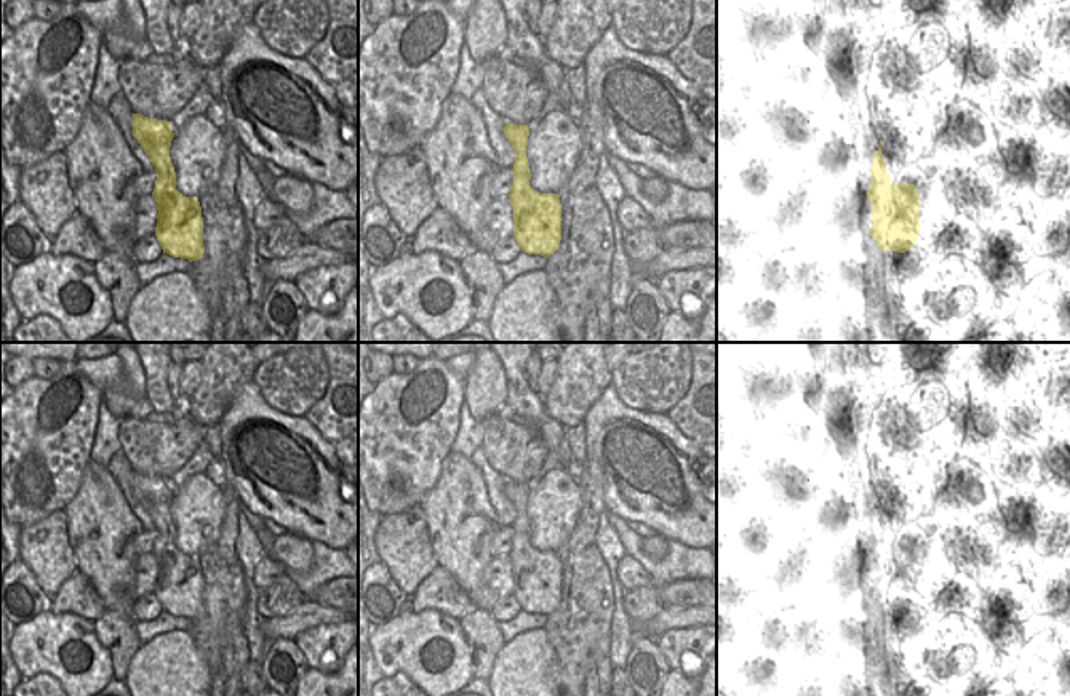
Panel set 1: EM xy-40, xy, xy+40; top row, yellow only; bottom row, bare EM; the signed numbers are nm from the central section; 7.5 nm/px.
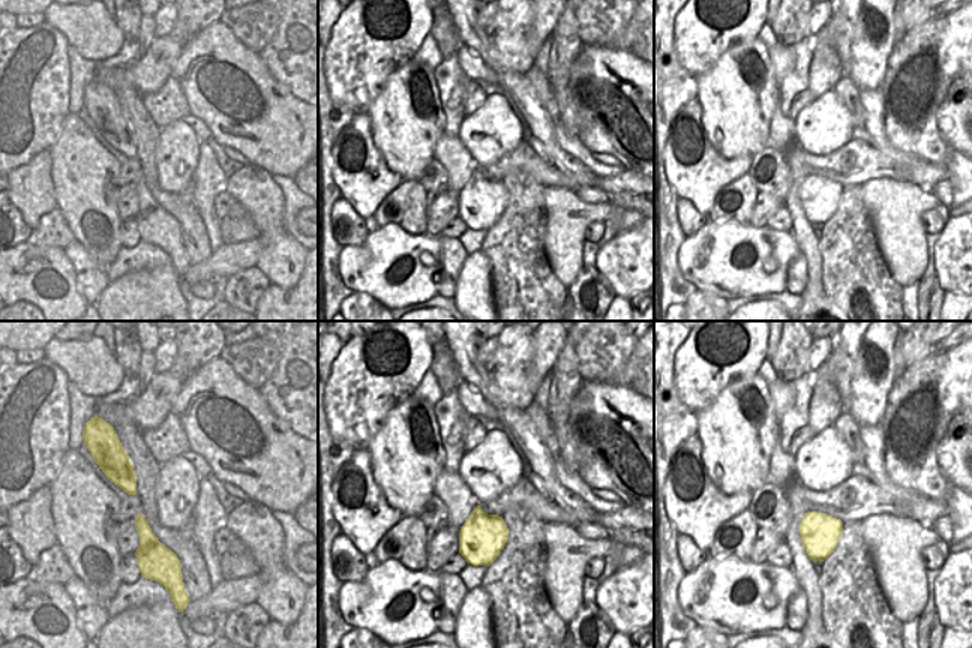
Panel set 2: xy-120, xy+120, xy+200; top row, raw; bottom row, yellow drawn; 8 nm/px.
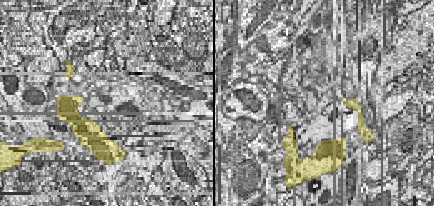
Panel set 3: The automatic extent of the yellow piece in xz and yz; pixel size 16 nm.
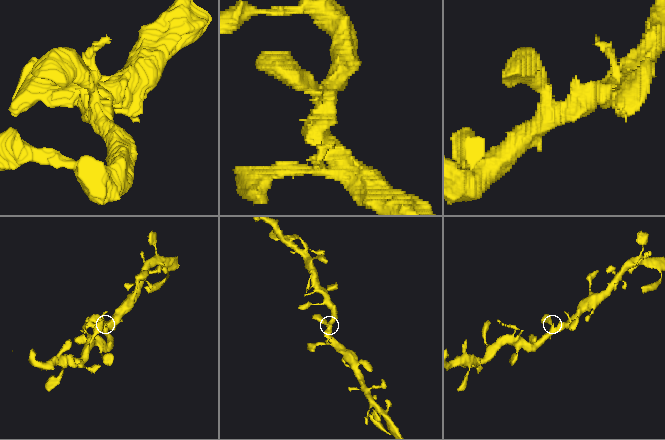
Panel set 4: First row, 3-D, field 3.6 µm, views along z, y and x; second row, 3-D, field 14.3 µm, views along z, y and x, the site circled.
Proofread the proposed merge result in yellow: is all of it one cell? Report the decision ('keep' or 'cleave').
keep

